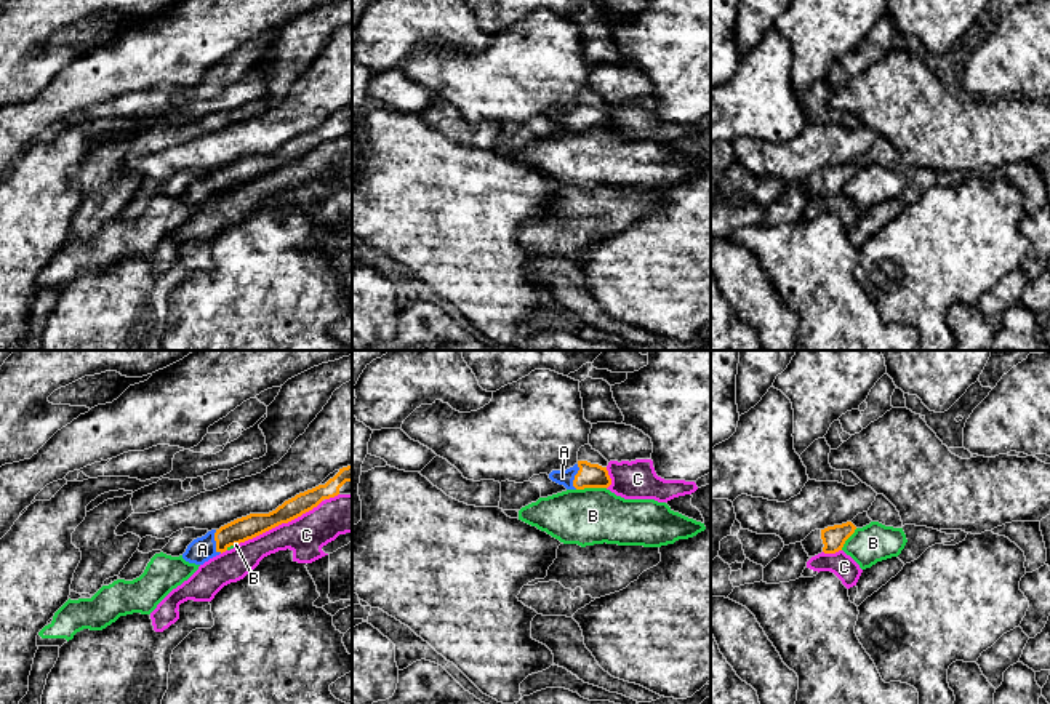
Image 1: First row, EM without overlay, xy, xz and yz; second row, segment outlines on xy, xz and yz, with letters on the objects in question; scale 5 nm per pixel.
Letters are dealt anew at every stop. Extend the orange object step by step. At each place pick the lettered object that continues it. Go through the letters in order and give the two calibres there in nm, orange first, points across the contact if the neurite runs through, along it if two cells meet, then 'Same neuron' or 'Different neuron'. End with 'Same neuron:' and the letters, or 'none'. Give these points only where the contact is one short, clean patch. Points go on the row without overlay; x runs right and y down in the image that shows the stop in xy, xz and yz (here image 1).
A: Thickness 120 nm (orange) against 120 nm. Path across: xy (240, 172), (216, 184), (202, 191). Same neuron
B: Thickness 130 nm (orange) against 280 nm. Different neuron
C: Thickness 120 nm (orange) against 200 nm. Different neuron
Same neuron: A

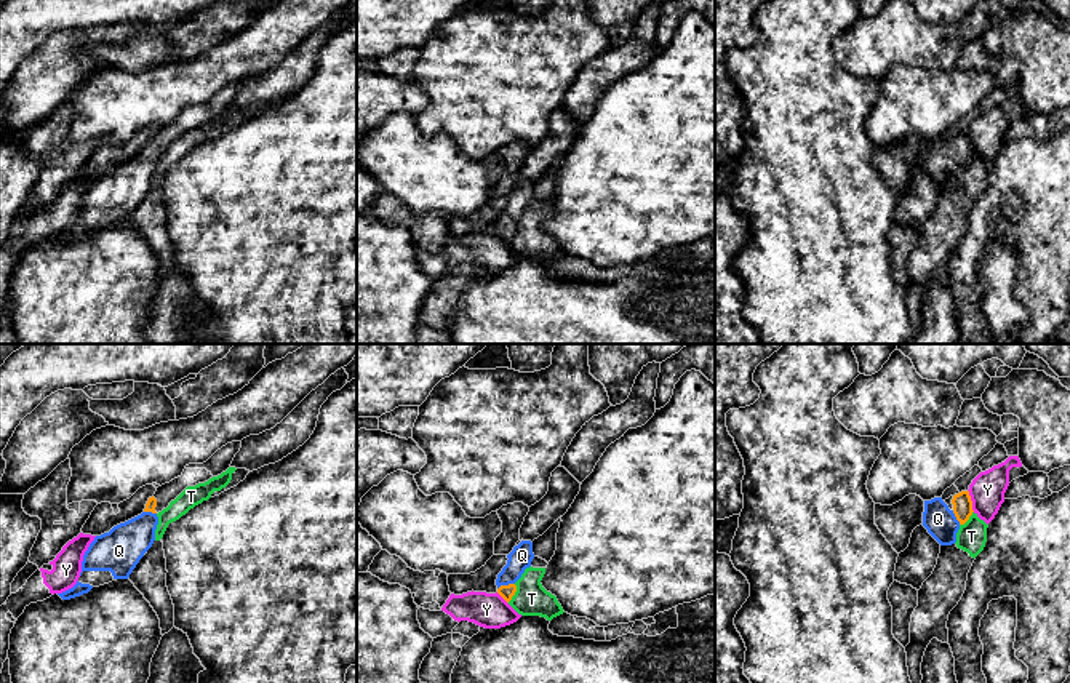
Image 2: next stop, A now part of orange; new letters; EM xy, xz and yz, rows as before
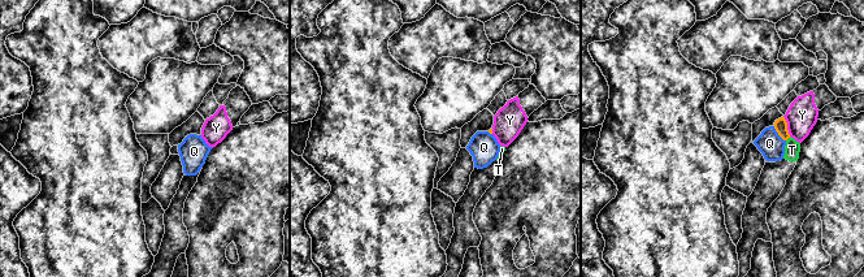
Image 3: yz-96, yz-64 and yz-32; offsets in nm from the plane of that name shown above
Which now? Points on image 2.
Q: Thickness 70 nm (orange) against 120 nm. Path across: xz (506, 234), (506, 227), (507, 218), (522, 197). Same neuron
T: Thickness 70 nm (orange) against 170 nm. Different neuron
Y: Thickness 100 nm (orange) against 180 nm. Different neuron
Same neuron: Q

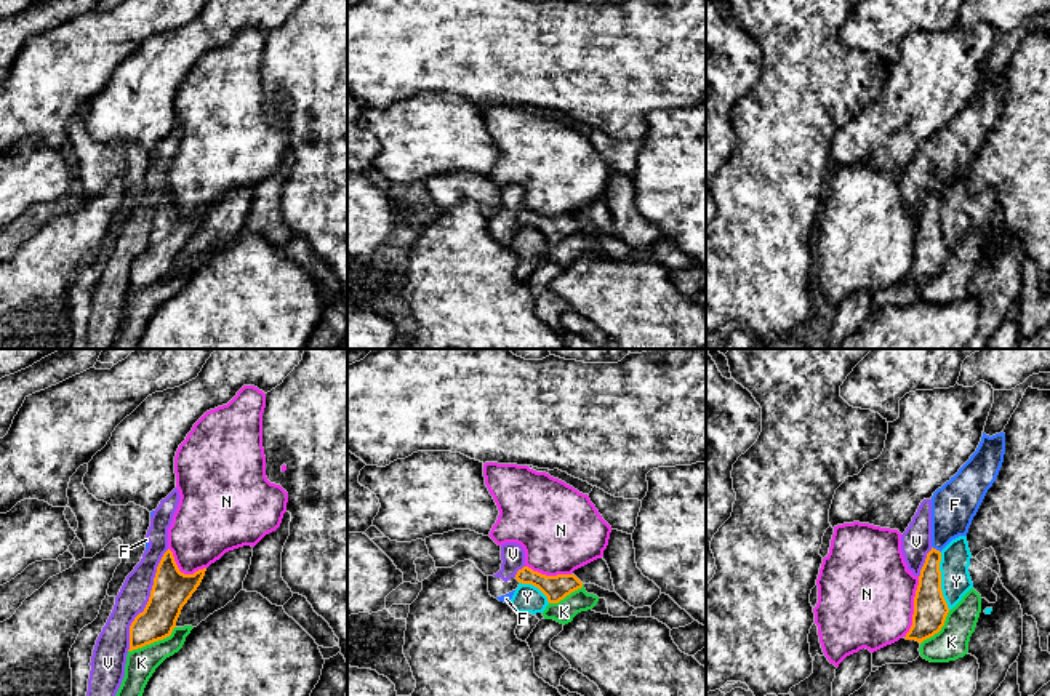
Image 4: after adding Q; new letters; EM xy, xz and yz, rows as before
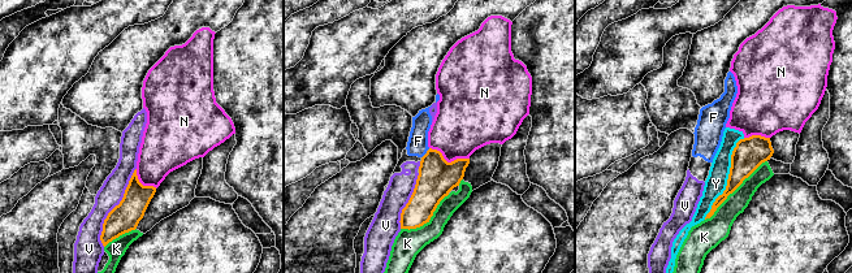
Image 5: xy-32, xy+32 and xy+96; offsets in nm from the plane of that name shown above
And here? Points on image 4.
F: Thickness 140 nm (orange) against 220 nm. Boundary: yz (932, 188), (940, 194). Different neuron
K: Thickness 180 nm (orange) against 150 nm. Different neuron
N: Thickness 170 nm (orange) against 480 nm. Different neuron
V: Thickness 200 nm (orange) against 150 nm. Different neuron
Y: Thickness 170 nm (orange) against 150 nm. Different neuron
Same neuron: none

